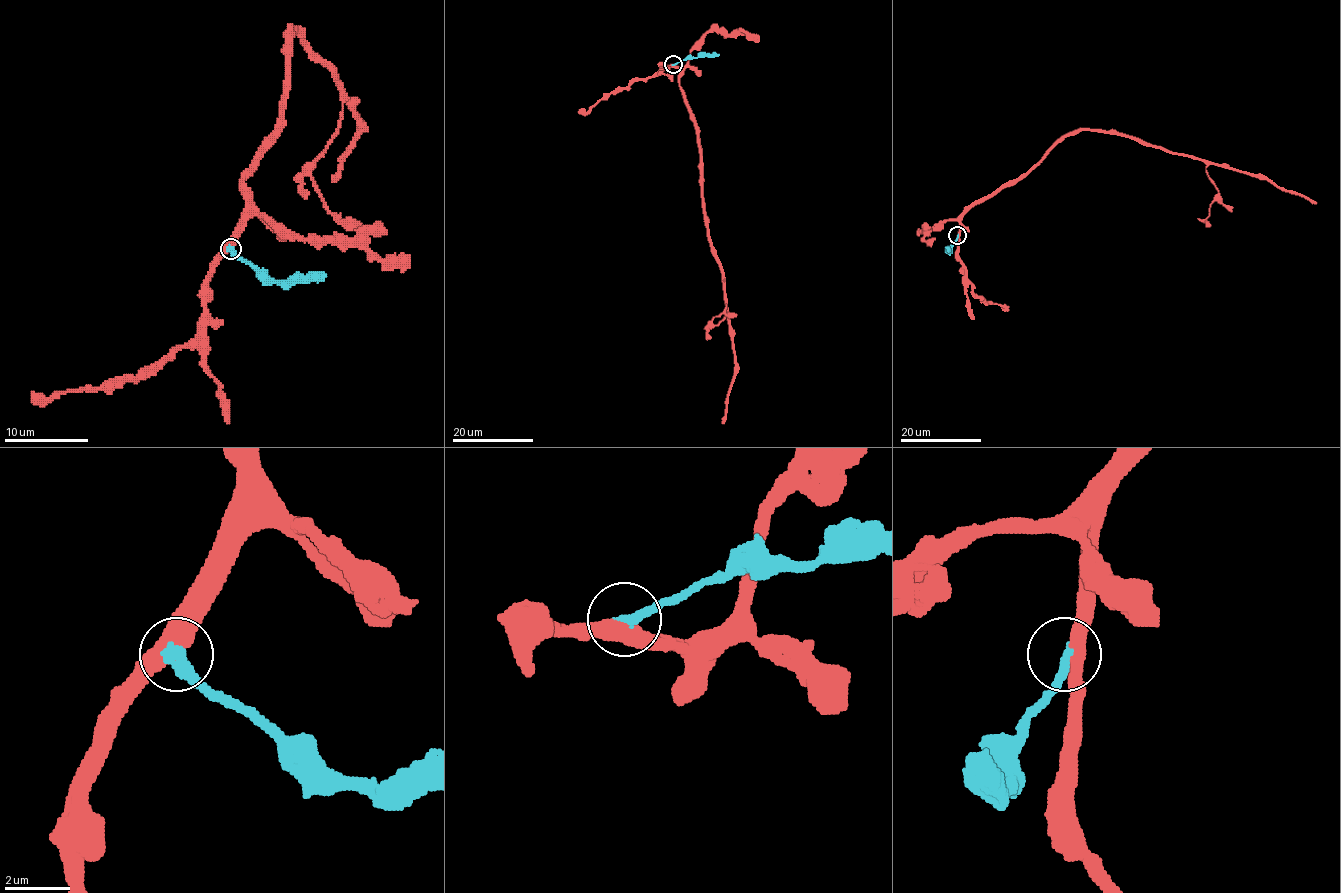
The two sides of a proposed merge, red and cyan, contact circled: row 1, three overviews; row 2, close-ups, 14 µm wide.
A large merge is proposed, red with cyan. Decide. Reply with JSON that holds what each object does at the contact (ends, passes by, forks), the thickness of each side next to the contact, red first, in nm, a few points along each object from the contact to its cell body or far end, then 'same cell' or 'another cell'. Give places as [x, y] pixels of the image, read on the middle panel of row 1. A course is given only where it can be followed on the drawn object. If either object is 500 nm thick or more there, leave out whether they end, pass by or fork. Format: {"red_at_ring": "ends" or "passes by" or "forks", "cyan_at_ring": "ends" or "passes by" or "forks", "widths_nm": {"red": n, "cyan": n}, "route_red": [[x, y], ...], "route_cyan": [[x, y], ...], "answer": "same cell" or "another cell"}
{"red_at_ring": "passes by", "cyan_at_ring": "ends", "widths_nm": {"red": 480, "cyan": 360}, "route_red": [[674, 64], [695, 123], [705, 223], [724, 279], [735, 357], [722, 423]], "route_cyan": [[674, 64], [719, 54]], "answer": "same cell"}

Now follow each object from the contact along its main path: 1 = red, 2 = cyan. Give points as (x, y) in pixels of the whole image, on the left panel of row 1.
1: (231, 249), (248, 198), (241, 184), (275, 137), (292, 28), (336, 74), (359, 119), (359, 133), (332, 182)
2: (231, 249), (275, 280), (309, 282), (325, 274)

